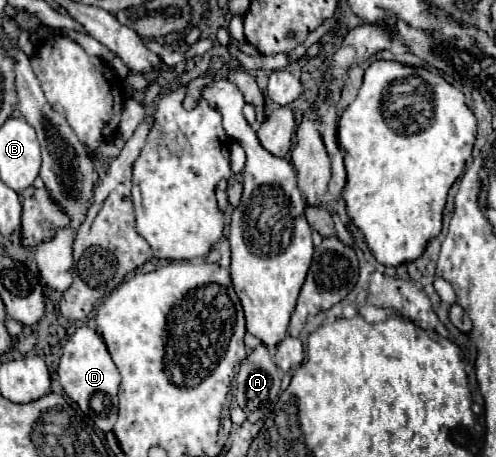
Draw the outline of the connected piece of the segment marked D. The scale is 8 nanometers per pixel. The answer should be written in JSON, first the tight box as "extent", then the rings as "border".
{"extent":[57,327,121,433],"border":[[[79,327],[69,337],[69,341],[63,345],[57,375],[65,393],[81,407],[85,415],[93,419],[95,427],[99,427],[103,433],[111,431],[117,421],[117,389],[121,377],[103,339],[93,327]]]}

